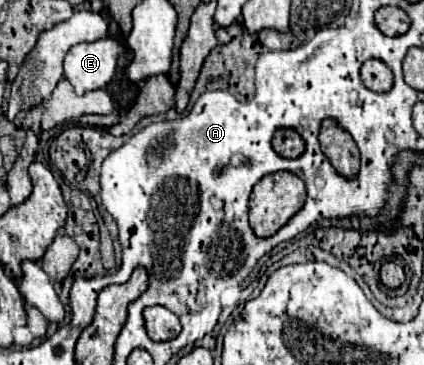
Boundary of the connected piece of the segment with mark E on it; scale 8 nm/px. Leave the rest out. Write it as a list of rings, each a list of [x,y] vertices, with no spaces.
[[[111,37],[93,41],[93,43],[79,43],[65,57],[65,79],[75,87],[77,95],[83,95],[95,89],[103,89],[113,79],[115,69],[117,69],[117,59],[123,51],[125,51],[123,45]]]

